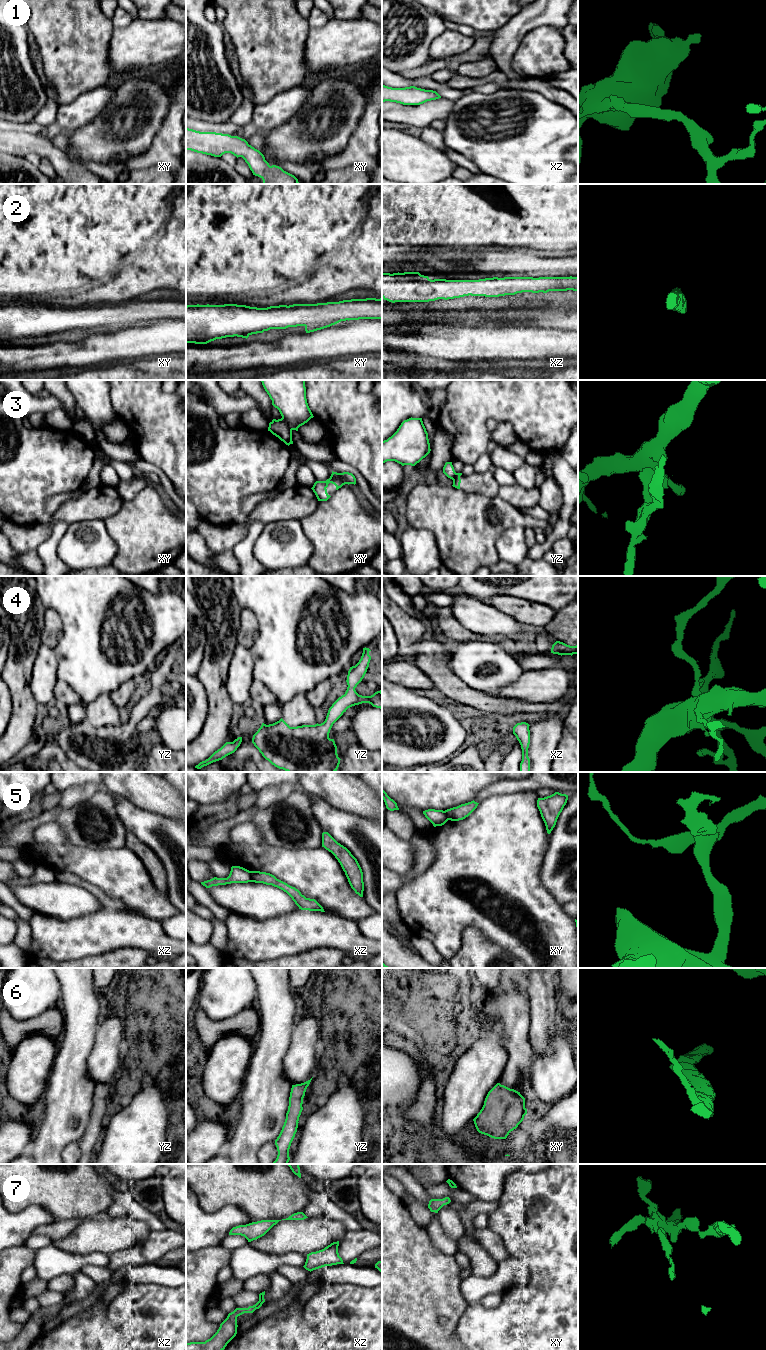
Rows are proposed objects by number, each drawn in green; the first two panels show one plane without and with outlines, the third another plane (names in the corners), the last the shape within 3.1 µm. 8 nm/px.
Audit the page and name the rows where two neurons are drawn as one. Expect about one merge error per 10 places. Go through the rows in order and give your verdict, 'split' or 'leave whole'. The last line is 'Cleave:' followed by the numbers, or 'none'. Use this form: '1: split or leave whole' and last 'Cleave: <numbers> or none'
1: leave whole
2: leave whole
3: split
4: leave whole
5: split
6: leave whole
7: leave whole
Cleave: 3, 5

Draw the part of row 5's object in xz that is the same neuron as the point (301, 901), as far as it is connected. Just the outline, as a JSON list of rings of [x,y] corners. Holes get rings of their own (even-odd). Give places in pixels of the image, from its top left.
[[[260,871],[250,872],[252,876],[252,882],[272,885],[283,890],[292,898],[299,909],[325,912],[323,907],[315,899],[306,898],[298,889],[277,879],[274,875]]]

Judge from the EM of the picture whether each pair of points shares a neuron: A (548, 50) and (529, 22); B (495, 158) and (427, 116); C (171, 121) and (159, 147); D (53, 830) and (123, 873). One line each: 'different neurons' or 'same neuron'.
A: different neurons
B: different neurons
C: same neuron
D: same neuron

